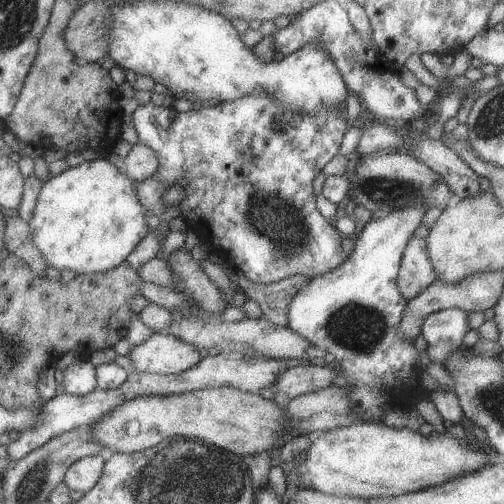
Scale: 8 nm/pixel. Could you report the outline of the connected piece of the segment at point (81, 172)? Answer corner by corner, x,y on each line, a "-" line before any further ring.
108,158
85,161
76,167
66,169
61,175
50,179
43,186
34,220
36,244
46,256
50,265
58,270
73,270
82,273
103,273
119,266
148,234
148,214
139,199
137,184
126,173
120,172

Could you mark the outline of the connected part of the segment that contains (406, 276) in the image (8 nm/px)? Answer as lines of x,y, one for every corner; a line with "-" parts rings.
410,237
404,249
397,276
397,289
409,301
426,290
437,279
427,240

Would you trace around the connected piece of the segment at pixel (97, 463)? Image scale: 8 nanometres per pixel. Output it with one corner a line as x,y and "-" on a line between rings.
104,454
79,460
69,468
66,482
72,490
81,490
87,494
98,482
106,461
107,456

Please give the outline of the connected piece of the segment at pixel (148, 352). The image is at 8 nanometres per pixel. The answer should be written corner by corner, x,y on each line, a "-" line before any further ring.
169,332
152,334
144,343
132,347
128,357
136,371
163,375
184,372
203,359
193,344

